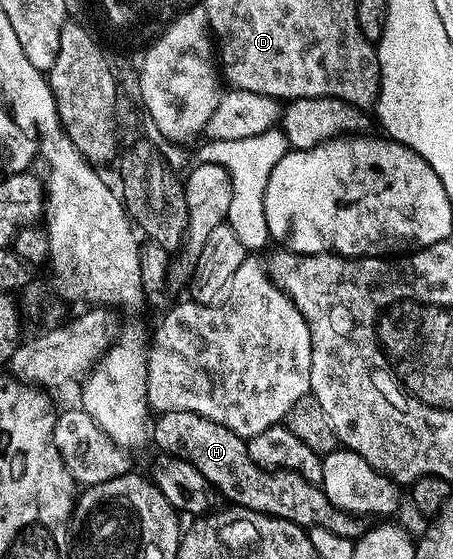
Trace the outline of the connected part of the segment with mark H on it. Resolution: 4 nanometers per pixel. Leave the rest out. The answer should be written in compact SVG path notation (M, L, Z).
M164 412L152 424L152 444L159 448L159 453L175 456L200 470L211 489L222 496L227 496L231 505L239 508L251 508L253 512L263 512L265 516L275 516L288 522L296 522L304 529L327 528L340 538L348 538L355 542L368 531L368 524L363 517L345 512L328 499L317 483L308 481L298 472L280 472L267 470L254 464L246 449L246 440L237 436L228 426L220 426L220 422L212 422L195 412Z

